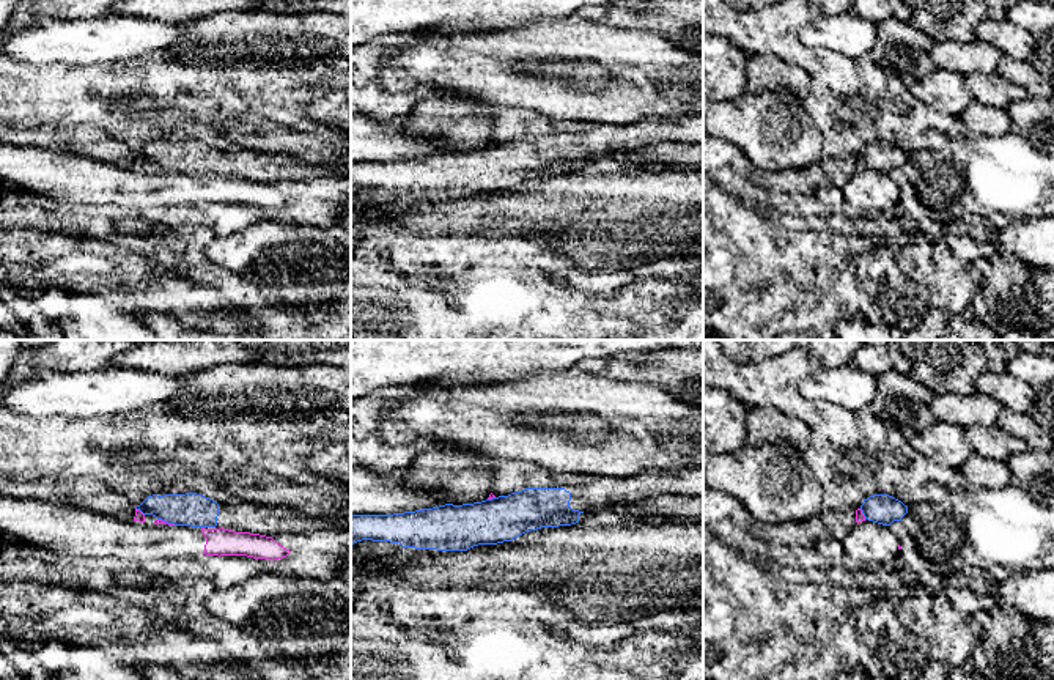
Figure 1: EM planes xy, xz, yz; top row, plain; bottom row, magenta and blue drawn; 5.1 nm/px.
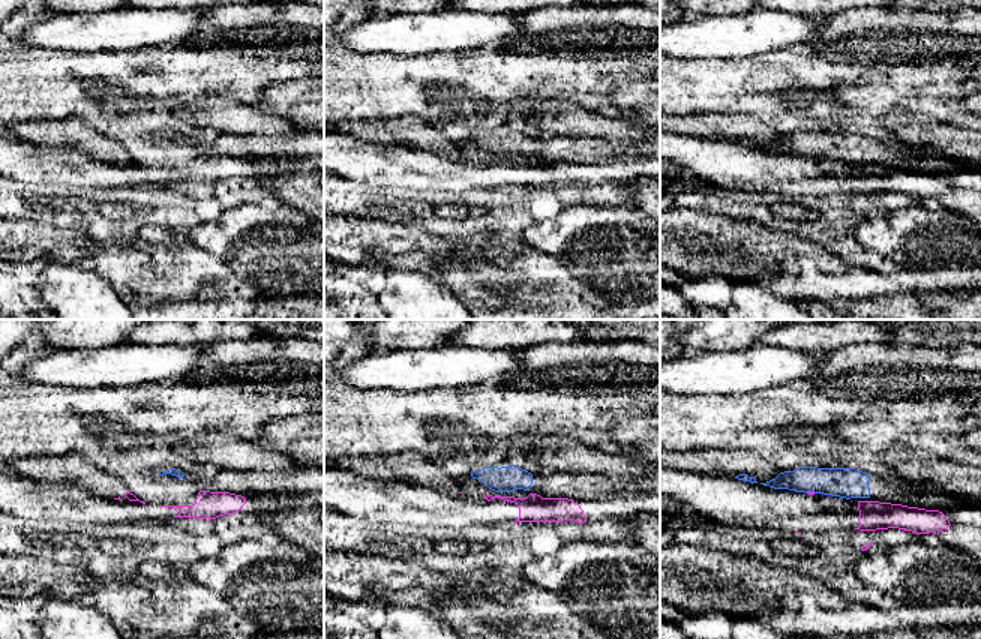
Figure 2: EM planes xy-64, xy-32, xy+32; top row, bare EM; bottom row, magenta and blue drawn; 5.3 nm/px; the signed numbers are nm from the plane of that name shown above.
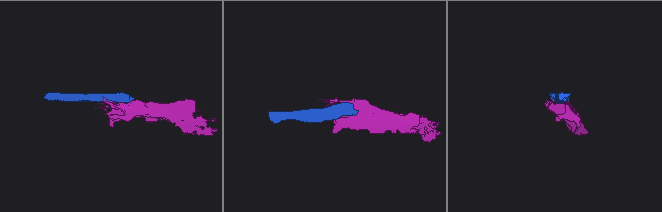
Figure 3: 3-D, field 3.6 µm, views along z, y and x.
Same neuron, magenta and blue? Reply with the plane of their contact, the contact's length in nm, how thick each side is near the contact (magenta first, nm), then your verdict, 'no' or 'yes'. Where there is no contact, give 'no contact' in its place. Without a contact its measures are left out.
contact in xy; length 100 nm; calibres 30 and 170 nm; no

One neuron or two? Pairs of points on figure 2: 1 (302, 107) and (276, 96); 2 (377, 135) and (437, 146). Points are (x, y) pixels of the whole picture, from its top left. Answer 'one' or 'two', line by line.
1: one
2: one

